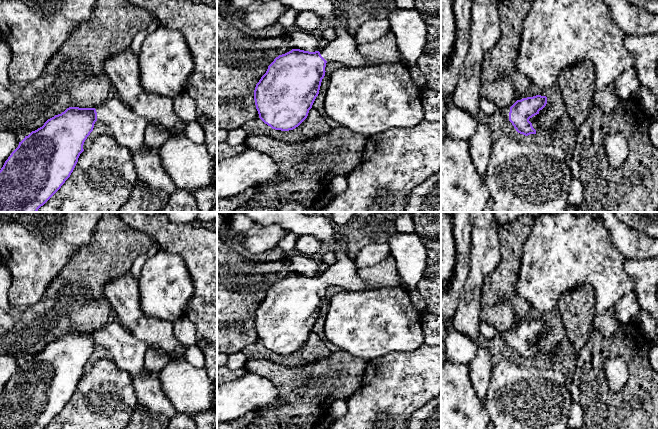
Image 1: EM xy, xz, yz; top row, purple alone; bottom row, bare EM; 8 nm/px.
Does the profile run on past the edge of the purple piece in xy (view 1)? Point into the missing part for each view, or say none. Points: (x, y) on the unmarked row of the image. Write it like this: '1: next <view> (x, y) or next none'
1: next xy (127, 352)

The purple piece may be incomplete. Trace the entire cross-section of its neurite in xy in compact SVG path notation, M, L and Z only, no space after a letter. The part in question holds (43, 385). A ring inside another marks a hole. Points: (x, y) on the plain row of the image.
M118 321L104 325L97 332L69 331L61 338L48 343L42 351L25 360L5 385L0 394L0 429L44 429L70 401L80 378L84 375L84 366L93 355L96 345L106 348L116 366L131 376L139 376L143 373L144 356L148 346L136 339Z

